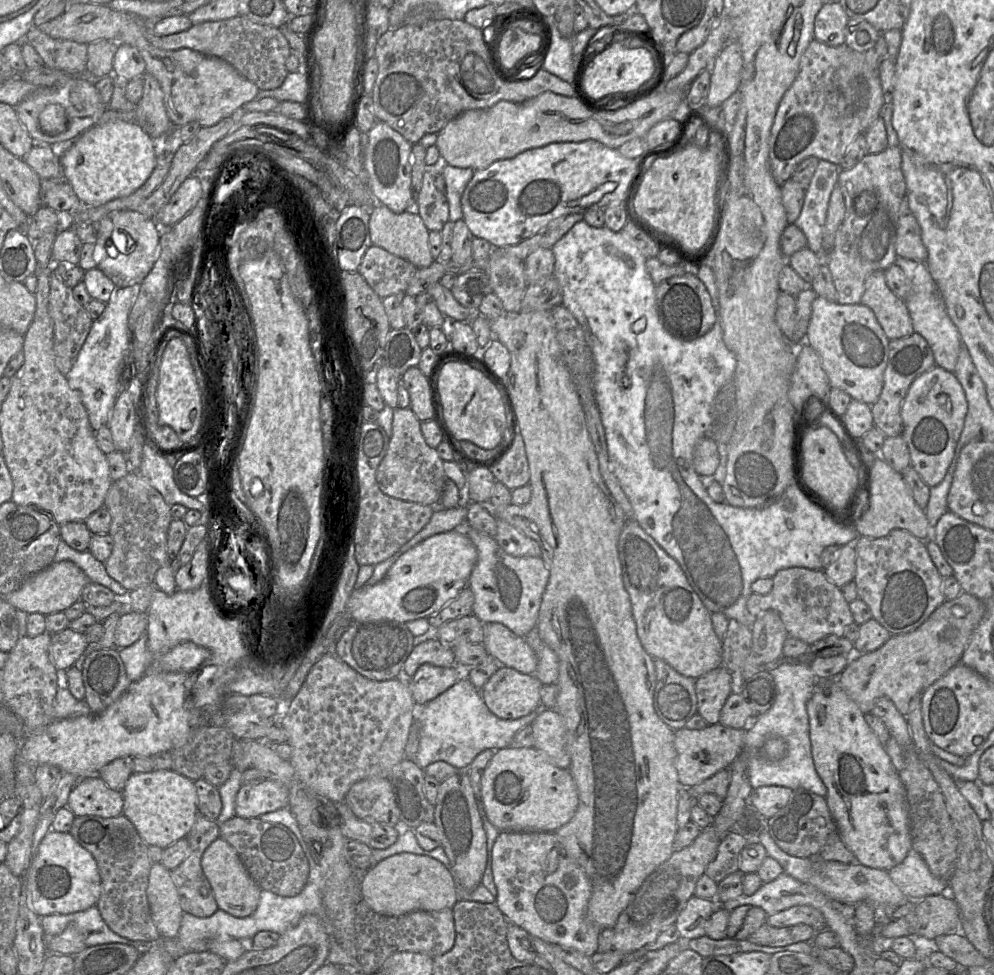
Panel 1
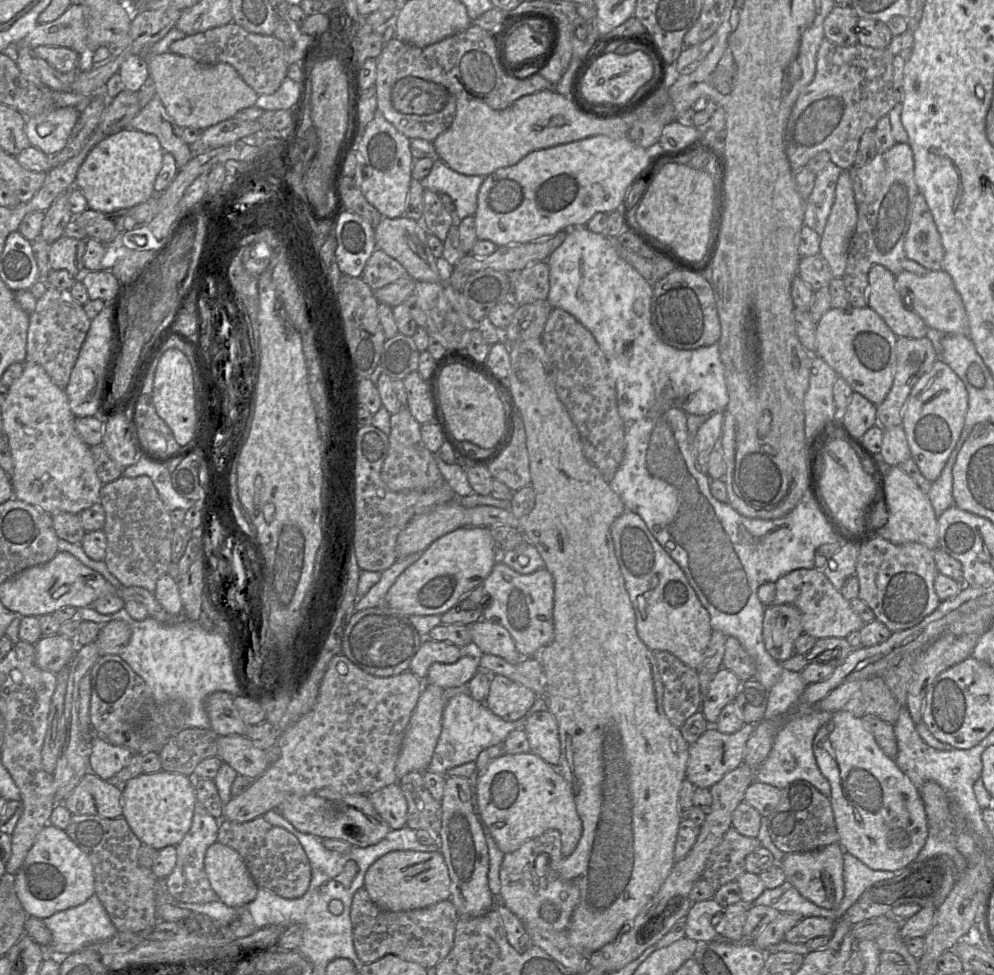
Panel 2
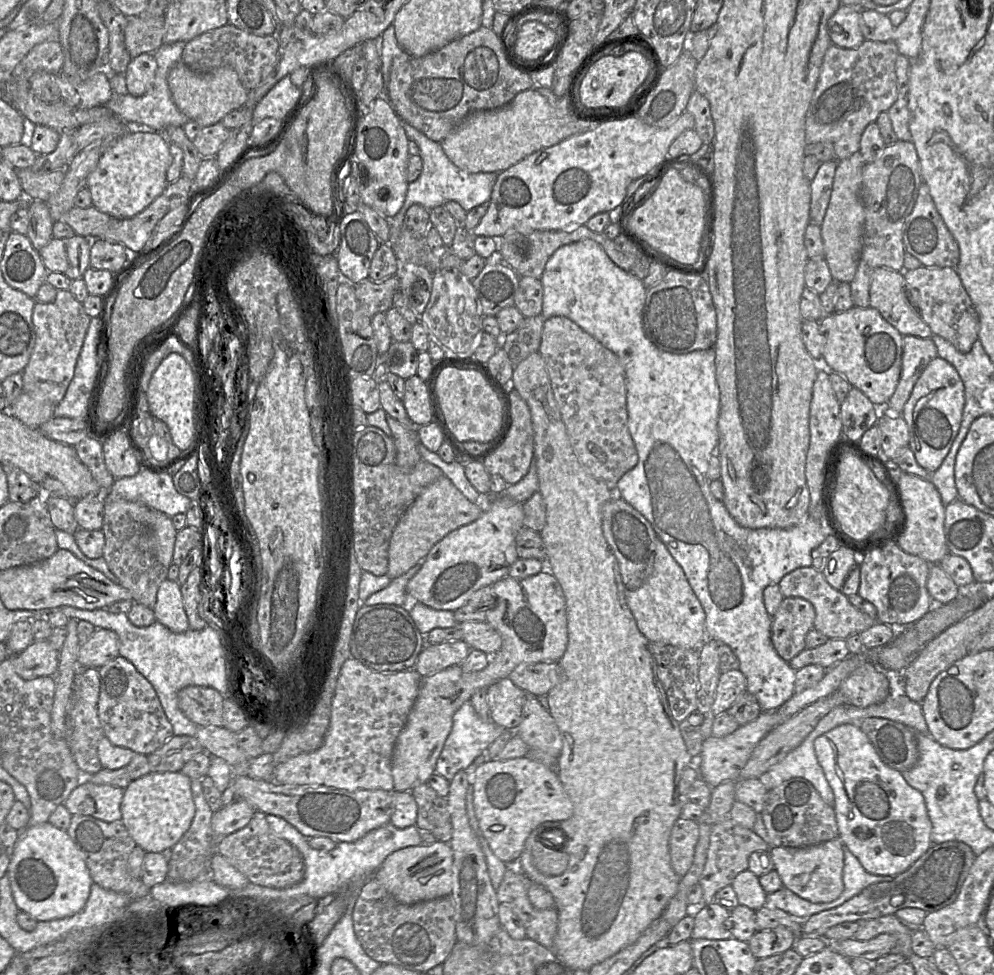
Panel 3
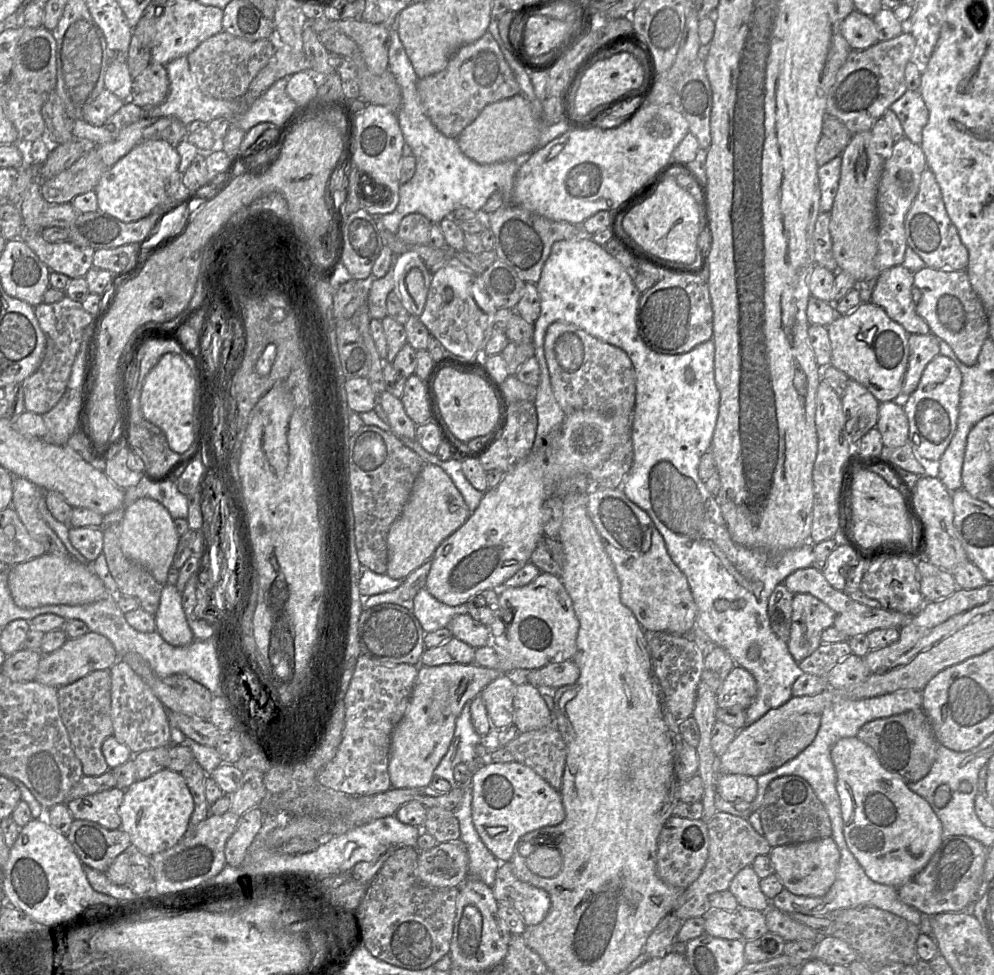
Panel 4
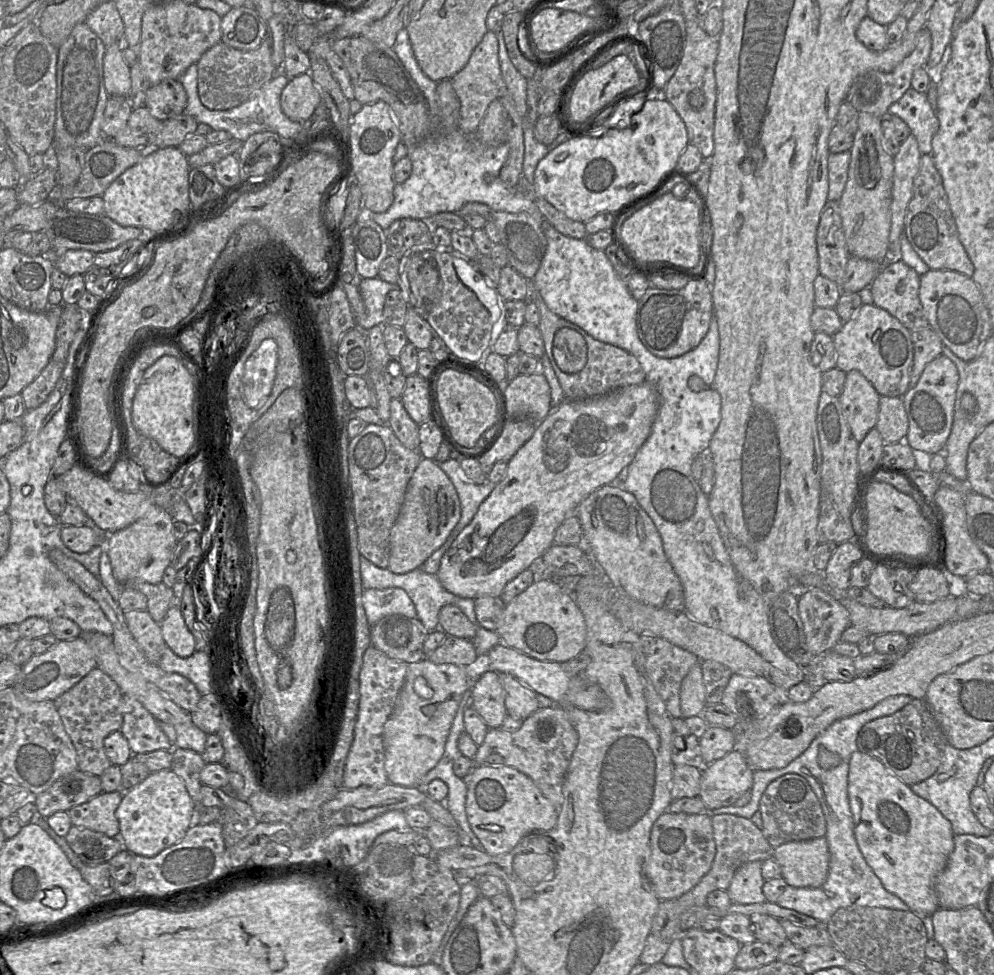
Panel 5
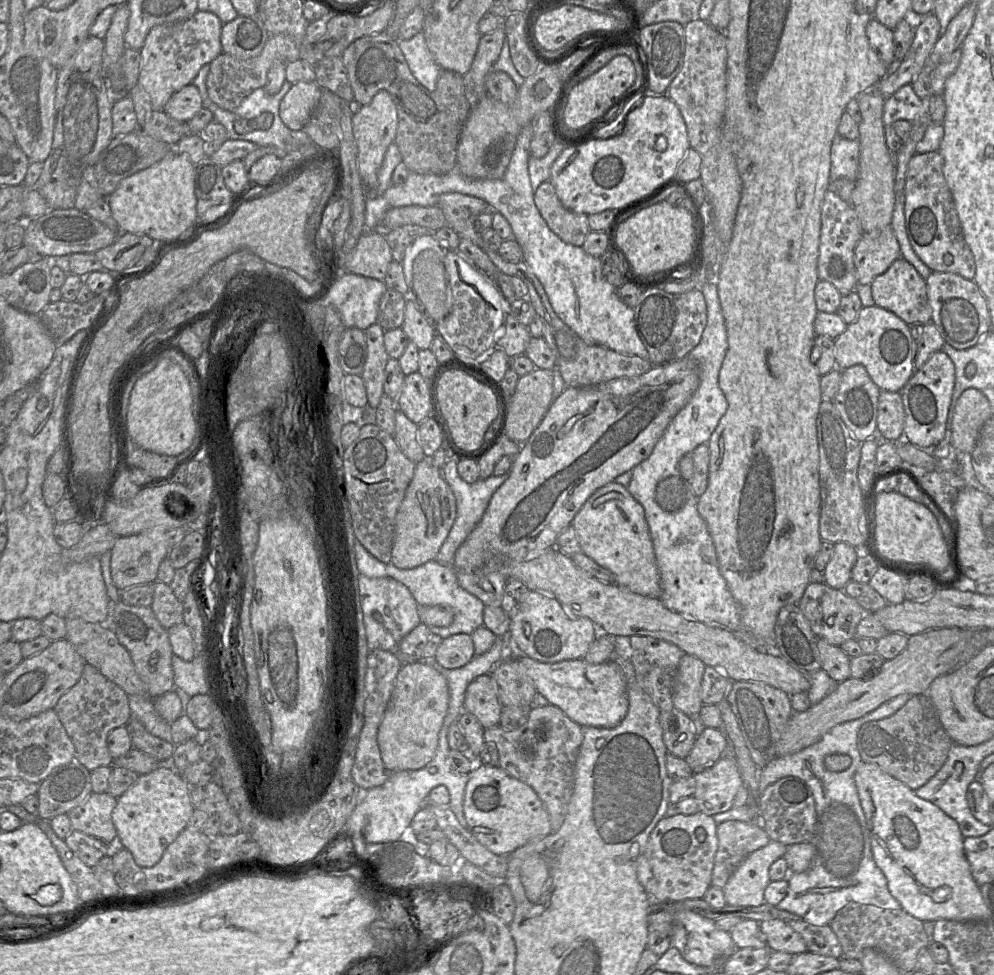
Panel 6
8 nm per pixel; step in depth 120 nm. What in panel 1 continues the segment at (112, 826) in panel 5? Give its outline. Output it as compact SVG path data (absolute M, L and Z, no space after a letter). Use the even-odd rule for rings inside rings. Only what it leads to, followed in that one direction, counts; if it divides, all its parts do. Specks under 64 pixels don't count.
M98 776L78 780L71 790L66 806L75 816L117 817L122 814L122 792L110 789Z

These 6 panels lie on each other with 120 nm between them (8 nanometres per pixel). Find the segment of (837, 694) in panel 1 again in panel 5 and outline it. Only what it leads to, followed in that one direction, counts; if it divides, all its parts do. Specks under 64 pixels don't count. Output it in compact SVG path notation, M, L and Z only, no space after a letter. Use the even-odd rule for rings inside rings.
M856 750L849 762L848 797L854 819L857 844L867 864L881 880L884 888L897 895L921 919L940 908L935 891L937 877L945 869L954 848L951 823L929 801L916 795L911 787L889 772L882 762Z

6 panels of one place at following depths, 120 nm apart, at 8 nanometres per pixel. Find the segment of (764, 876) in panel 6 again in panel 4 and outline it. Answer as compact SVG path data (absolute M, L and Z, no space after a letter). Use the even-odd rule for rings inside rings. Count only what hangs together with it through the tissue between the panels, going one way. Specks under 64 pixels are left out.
M752 866L740 870L732 879L729 889L736 898L739 907L765 912L770 900L760 888L760 878Z

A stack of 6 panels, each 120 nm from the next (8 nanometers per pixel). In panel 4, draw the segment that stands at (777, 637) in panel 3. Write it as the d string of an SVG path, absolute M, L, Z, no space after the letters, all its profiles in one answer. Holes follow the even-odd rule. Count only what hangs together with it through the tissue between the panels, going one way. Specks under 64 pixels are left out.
M796 593L792 599L792 617L787 647L798 663L822 643L821 634L833 626L834 611L809 593Z

